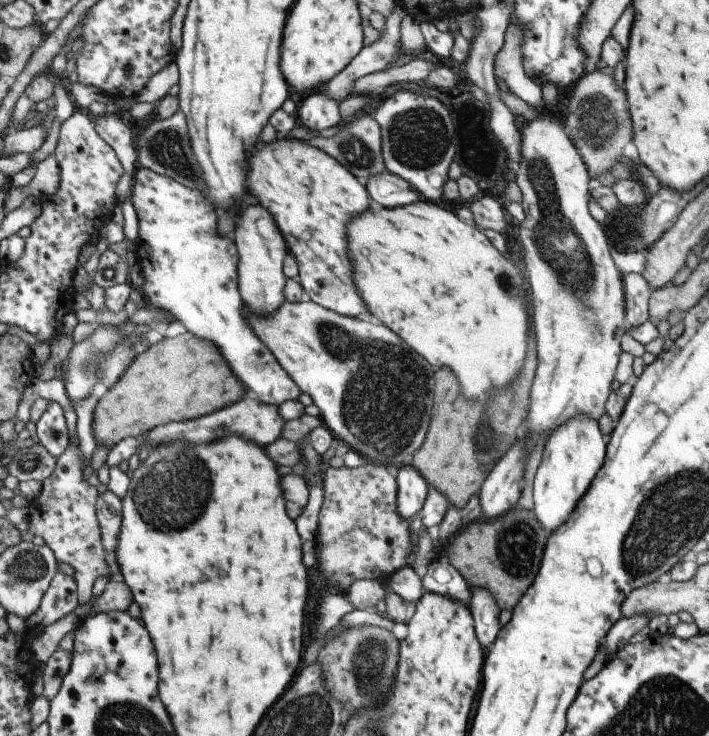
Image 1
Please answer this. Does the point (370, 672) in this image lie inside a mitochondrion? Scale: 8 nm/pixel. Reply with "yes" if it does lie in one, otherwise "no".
yes

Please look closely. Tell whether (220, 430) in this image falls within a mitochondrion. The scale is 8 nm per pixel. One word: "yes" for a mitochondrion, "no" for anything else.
yes

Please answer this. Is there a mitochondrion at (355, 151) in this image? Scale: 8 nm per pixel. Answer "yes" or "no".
yes

